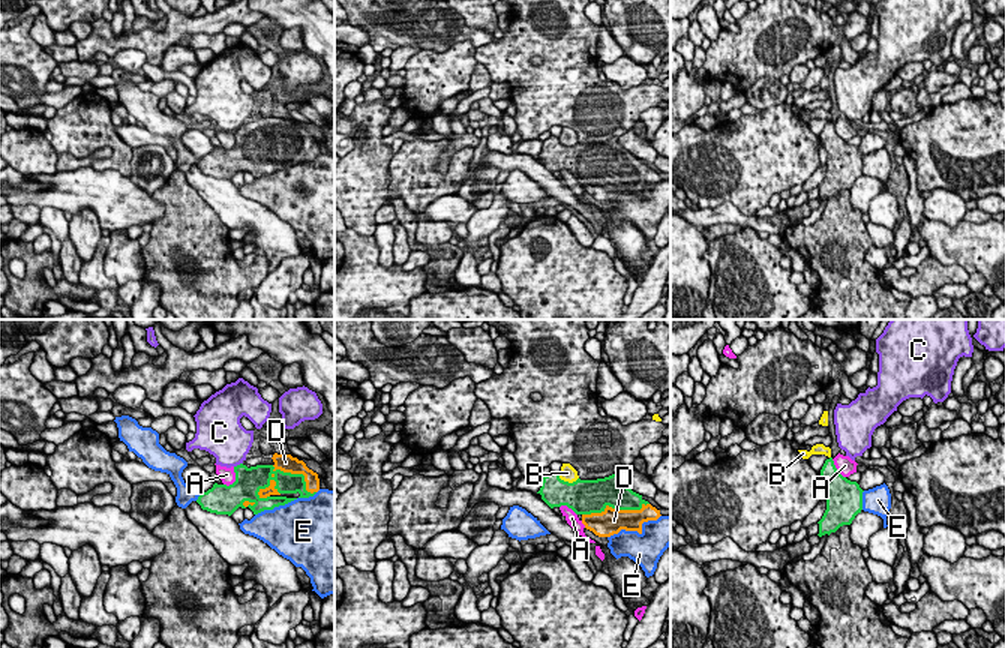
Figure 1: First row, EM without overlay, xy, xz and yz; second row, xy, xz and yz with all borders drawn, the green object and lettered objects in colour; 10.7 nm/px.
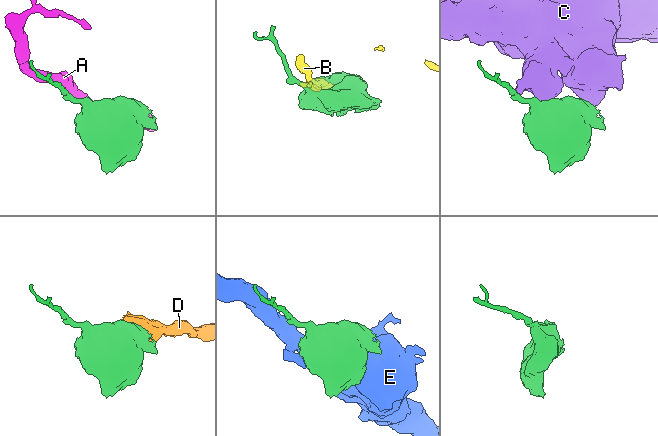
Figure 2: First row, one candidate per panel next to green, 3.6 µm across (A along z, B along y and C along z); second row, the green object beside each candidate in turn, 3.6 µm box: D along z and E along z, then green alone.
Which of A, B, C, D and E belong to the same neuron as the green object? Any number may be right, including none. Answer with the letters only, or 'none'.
D

